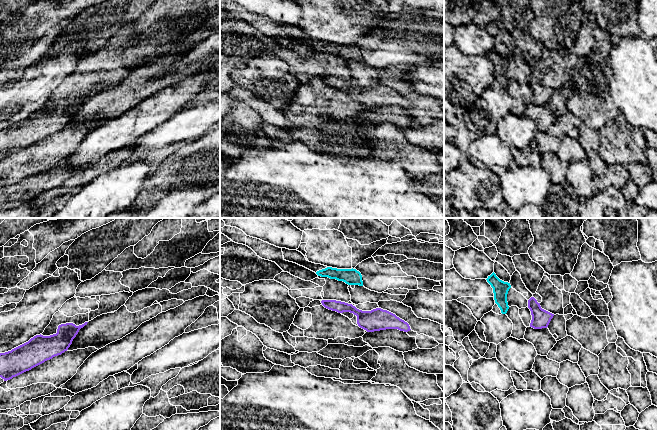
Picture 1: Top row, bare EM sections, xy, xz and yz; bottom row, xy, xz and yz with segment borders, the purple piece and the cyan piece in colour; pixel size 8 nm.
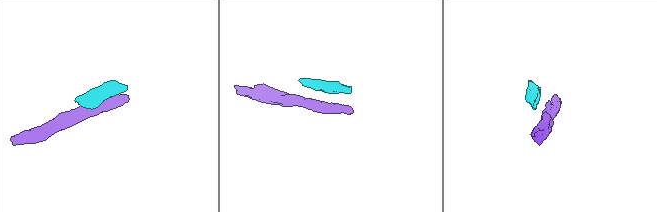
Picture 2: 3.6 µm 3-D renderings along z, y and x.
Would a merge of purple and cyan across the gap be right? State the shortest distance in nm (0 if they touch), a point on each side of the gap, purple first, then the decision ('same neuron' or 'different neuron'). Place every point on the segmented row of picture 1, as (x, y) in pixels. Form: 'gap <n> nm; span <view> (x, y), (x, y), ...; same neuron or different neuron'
gap 150 nm; span xz (344, 302), (348, 284); different neuron

